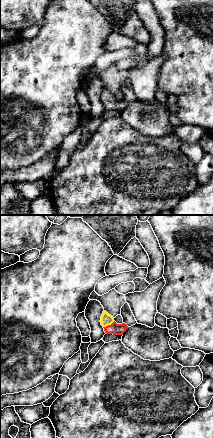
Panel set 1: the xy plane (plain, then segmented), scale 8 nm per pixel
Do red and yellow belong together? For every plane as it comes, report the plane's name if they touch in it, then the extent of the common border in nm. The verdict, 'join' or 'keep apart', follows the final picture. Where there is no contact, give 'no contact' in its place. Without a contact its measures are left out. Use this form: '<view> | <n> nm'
xy | 110 nm

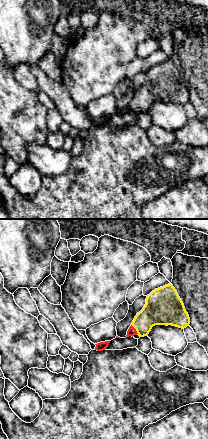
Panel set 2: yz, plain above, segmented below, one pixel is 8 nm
yz | 100 nm

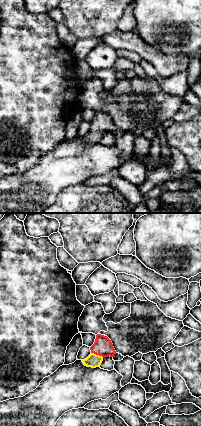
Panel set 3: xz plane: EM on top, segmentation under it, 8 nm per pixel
xz | 110 nm

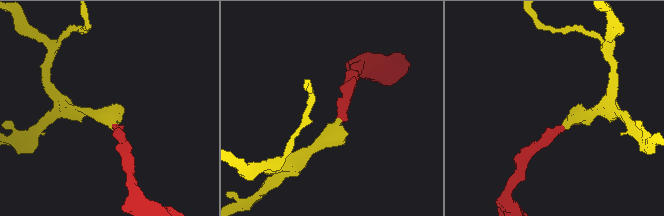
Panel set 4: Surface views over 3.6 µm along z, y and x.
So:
join

